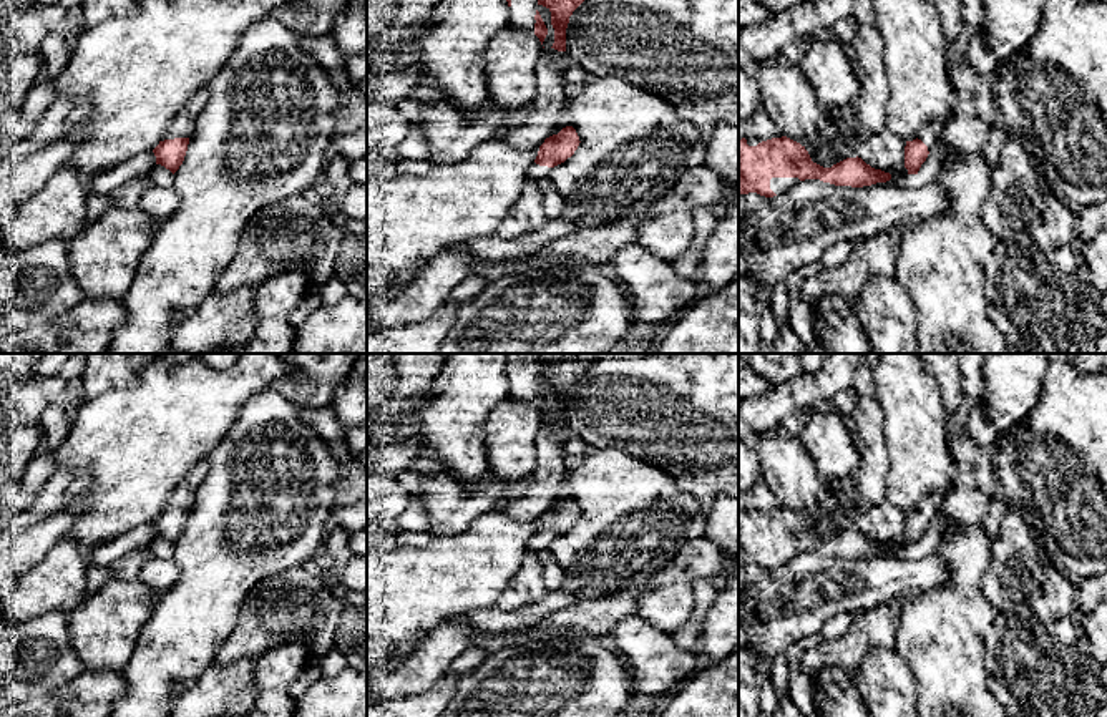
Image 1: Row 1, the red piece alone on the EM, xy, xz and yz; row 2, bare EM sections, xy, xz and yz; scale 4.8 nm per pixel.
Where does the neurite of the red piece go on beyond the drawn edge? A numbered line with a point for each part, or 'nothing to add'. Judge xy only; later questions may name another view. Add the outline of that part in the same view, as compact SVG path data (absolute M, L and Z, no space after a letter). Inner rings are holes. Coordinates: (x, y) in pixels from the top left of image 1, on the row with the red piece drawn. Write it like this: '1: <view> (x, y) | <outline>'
1: xy (185, 121) | M206 88L199 90L194 96L191 96L174 118L168 131L163 134L161 141L174 138L188 138L196 126L196 120L206 108L207 100L209 93Z

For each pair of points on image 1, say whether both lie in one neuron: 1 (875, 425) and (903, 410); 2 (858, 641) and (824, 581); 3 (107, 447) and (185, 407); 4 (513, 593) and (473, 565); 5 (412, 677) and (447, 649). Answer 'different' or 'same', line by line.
1: different
2: different
3: same
4: different
5: same

